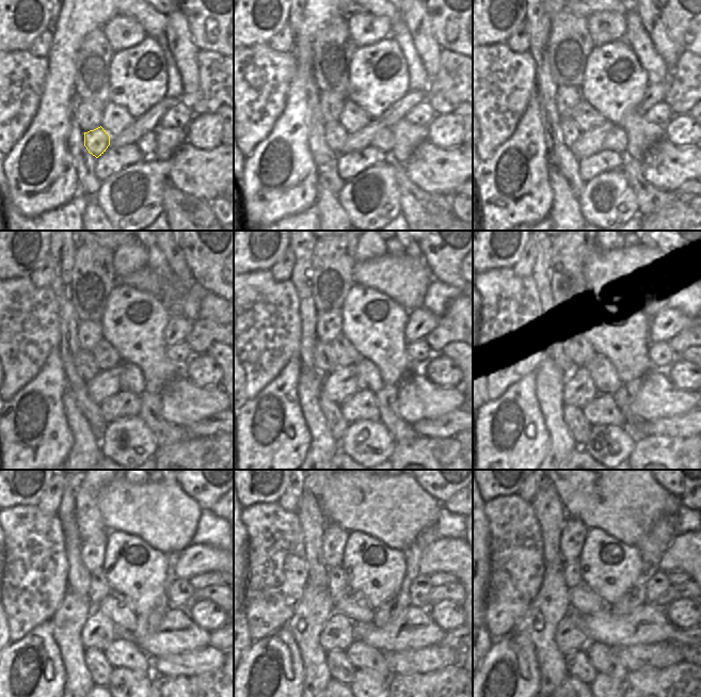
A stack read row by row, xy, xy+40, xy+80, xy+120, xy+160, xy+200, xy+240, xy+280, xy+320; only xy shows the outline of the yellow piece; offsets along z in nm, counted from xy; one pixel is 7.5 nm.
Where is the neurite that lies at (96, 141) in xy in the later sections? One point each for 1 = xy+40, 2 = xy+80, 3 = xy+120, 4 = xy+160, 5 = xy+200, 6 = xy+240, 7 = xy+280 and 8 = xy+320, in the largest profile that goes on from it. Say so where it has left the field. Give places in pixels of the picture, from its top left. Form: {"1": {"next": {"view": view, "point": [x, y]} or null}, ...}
{"1": {"next": {"view": "xy+40", "point": [335, 136]}}, "2": {"next": {"view": "xy+80", "point": [571, 132]}}, "3": {"next": {"view": "xy+120", "point": [86, 365]}}, "4": {"next": {"view": "xy+160", "point": [323, 355]}}, "5": {"next": {"view": "xy+200", "point": [557, 345]}}, "6": {"next": {"view": "xy+240", "point": [78, 577]}}, "7": {"next": {"view": "xy+280", "point": [312, 519]}}, "8": {"next": {"view": "xy+320", "point": [548, 509]}}}

